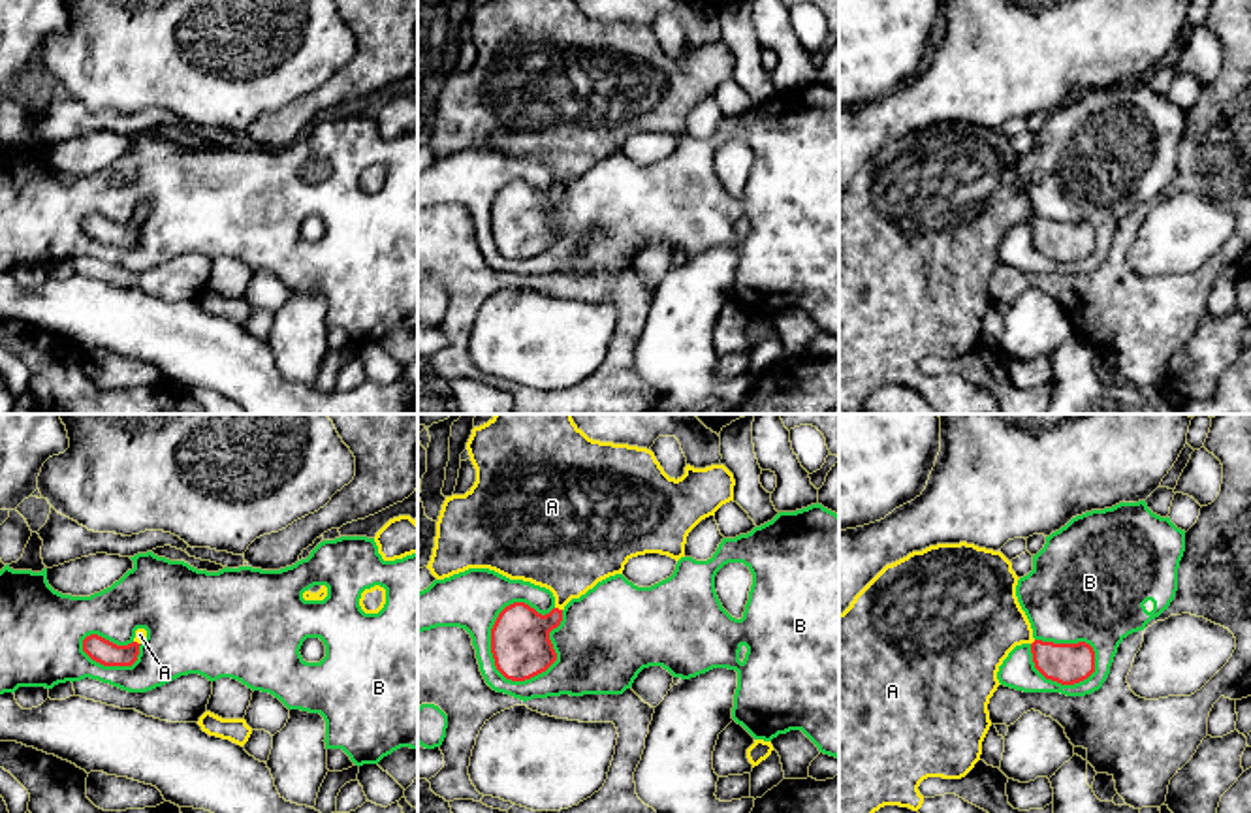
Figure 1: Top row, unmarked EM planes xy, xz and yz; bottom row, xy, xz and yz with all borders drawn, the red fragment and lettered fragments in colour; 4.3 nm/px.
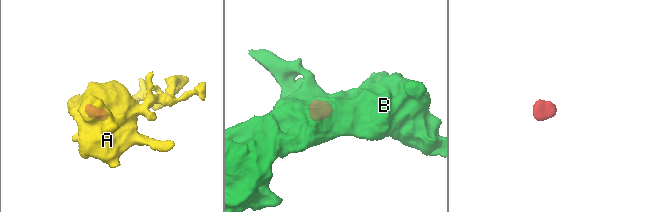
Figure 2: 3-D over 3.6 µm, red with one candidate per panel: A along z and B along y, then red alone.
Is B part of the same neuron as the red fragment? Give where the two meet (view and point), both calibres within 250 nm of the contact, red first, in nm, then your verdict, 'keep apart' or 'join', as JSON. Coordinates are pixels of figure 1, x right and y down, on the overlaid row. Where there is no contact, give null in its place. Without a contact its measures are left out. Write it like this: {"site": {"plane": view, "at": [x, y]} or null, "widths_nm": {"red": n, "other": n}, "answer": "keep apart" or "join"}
{"site": {"plane": "xz", "at": [555, 659]}, "widths_nm": {"red": 260, "other": 420}, "answer": "keep apart"}

